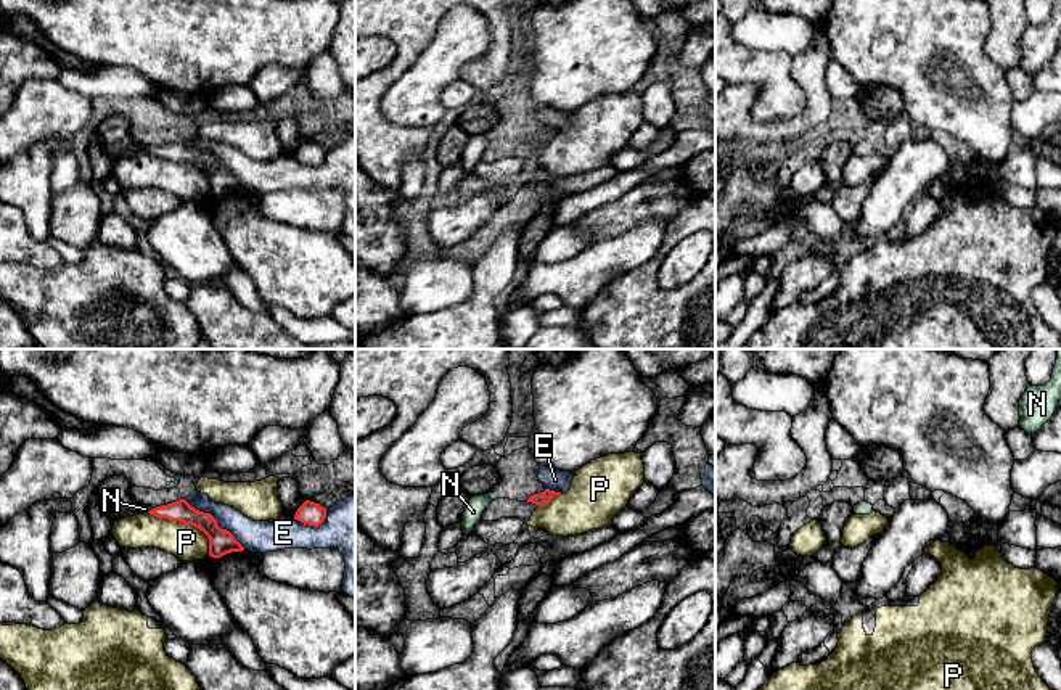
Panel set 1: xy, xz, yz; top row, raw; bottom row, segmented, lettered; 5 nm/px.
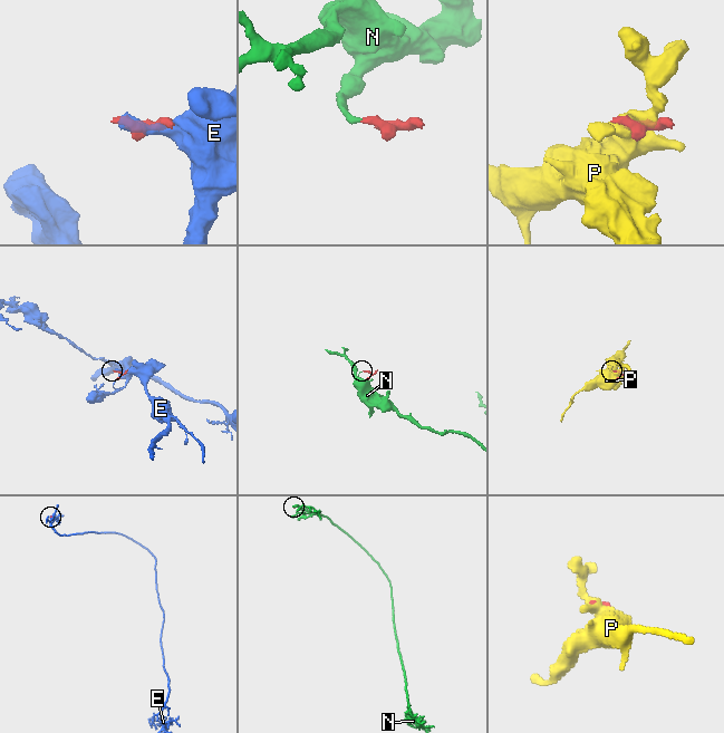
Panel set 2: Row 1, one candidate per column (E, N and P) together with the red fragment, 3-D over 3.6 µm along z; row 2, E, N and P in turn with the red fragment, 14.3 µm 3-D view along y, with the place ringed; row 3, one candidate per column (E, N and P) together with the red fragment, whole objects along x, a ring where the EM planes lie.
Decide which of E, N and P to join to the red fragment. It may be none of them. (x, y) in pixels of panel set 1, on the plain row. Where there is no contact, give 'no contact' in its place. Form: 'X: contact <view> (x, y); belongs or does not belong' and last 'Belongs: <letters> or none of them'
E: contact xy (216, 160); does not belong
N: contact xy (150, 150); belongs
P: contact xy (187, 163); does not belong
Belongs: N

